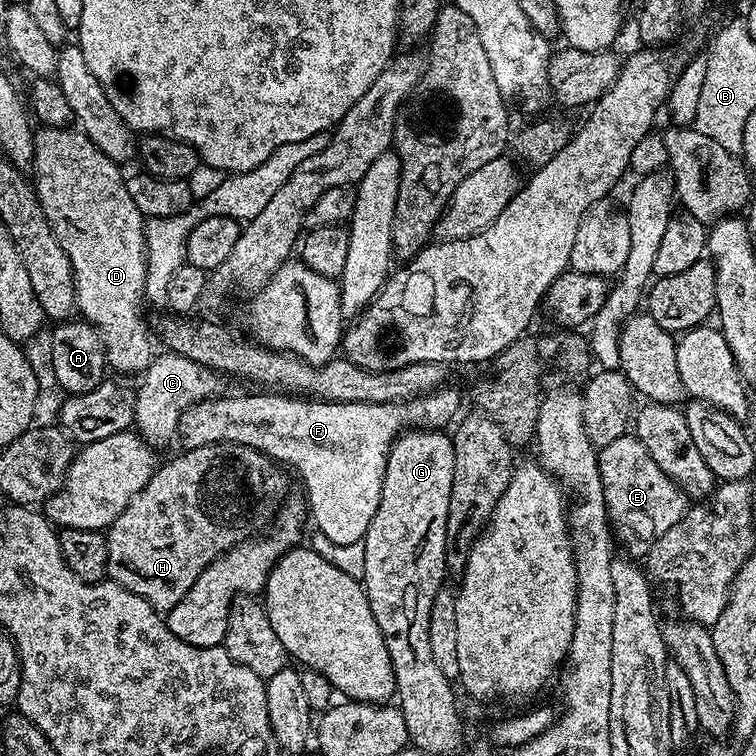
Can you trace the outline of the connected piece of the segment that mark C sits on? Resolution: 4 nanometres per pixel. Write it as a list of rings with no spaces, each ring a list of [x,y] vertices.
[[[167,350],[153,355],[150,366],[142,374],[144,380],[138,384],[136,391],[136,418],[135,427],[139,435],[143,436],[149,444],[161,446],[166,440],[177,435],[179,419],[192,404],[208,397],[221,397],[225,395],[225,377],[220,372],[206,368],[203,364],[194,362],[177,352]]]

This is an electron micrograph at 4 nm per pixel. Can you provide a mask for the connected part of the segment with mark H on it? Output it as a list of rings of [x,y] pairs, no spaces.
[[[210,444],[201,448],[189,448],[181,451],[181,453],[181,456],[176,456],[173,460],[166,461],[165,464],[163,461],[157,467],[156,473],[150,478],[150,482],[146,482],[146,486],[133,498],[130,506],[126,506],[126,510],[122,510],[122,514],[118,514],[118,518],[106,530],[108,537],[108,576],[126,590],[130,590],[146,602],[150,602],[150,606],[161,614],[166,614],[174,606],[178,606],[178,602],[182,602],[182,598],[186,598],[190,586],[194,586],[194,582],[198,582],[198,574],[202,574],[202,570],[206,570],[206,566],[213,564],[222,553],[235,548],[243,540],[253,539],[259,533],[256,532],[259,528],[265,527],[264,529],[267,529],[277,519],[282,508],[282,502],[287,501],[290,496],[288,493],[288,476],[283,472],[285,469],[279,463],[274,462],[266,453],[262,453],[250,445]]]

